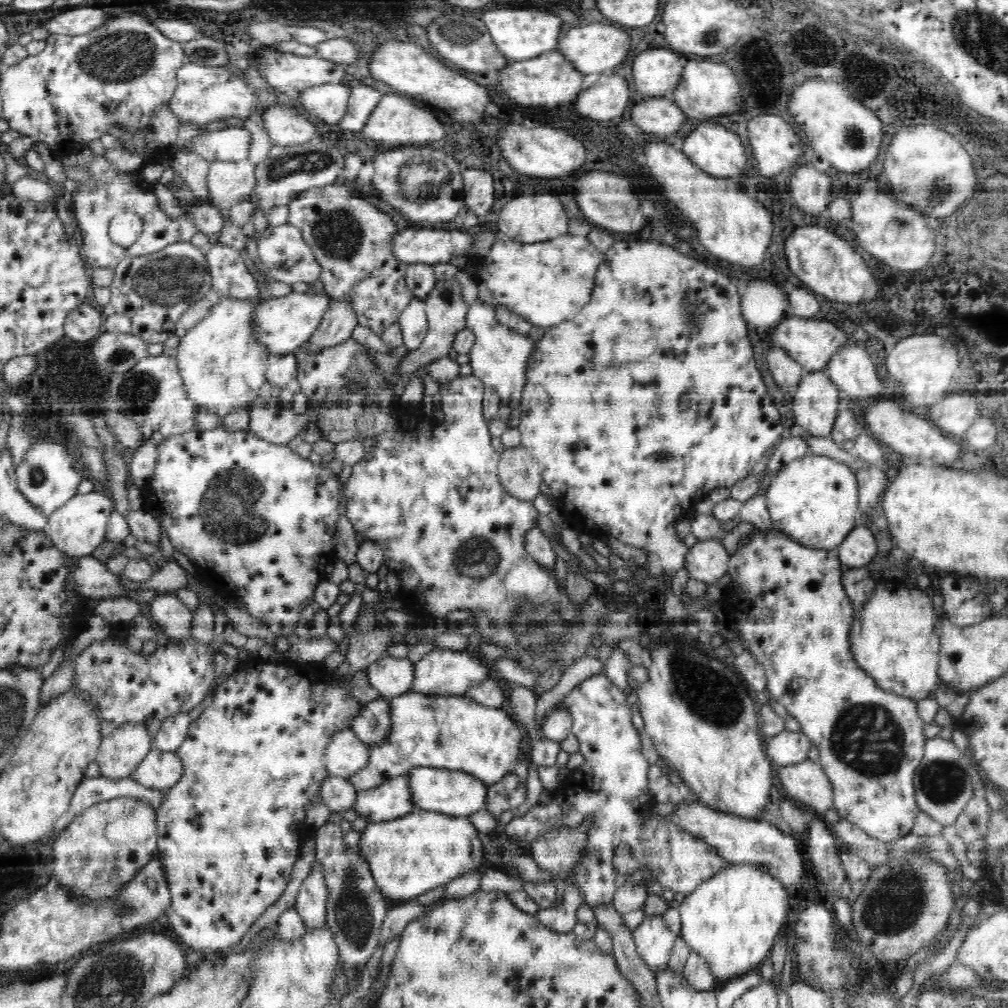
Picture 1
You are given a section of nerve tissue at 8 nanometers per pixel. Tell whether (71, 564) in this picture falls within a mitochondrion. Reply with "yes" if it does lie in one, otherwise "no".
no

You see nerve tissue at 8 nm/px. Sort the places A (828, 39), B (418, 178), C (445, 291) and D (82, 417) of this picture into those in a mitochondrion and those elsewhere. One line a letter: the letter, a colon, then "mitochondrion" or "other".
A: other
B: mitochondrion
C: mitochondrion
D: other

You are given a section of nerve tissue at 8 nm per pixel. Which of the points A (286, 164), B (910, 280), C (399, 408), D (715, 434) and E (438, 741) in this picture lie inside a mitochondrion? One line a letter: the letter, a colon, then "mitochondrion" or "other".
A: mitochondrion
B: other
C: other
D: other
E: mitochondrion

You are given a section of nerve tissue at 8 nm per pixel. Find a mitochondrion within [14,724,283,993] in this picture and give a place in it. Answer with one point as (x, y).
(106, 868)

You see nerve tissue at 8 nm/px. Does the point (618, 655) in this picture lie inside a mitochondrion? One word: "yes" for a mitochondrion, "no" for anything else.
no

